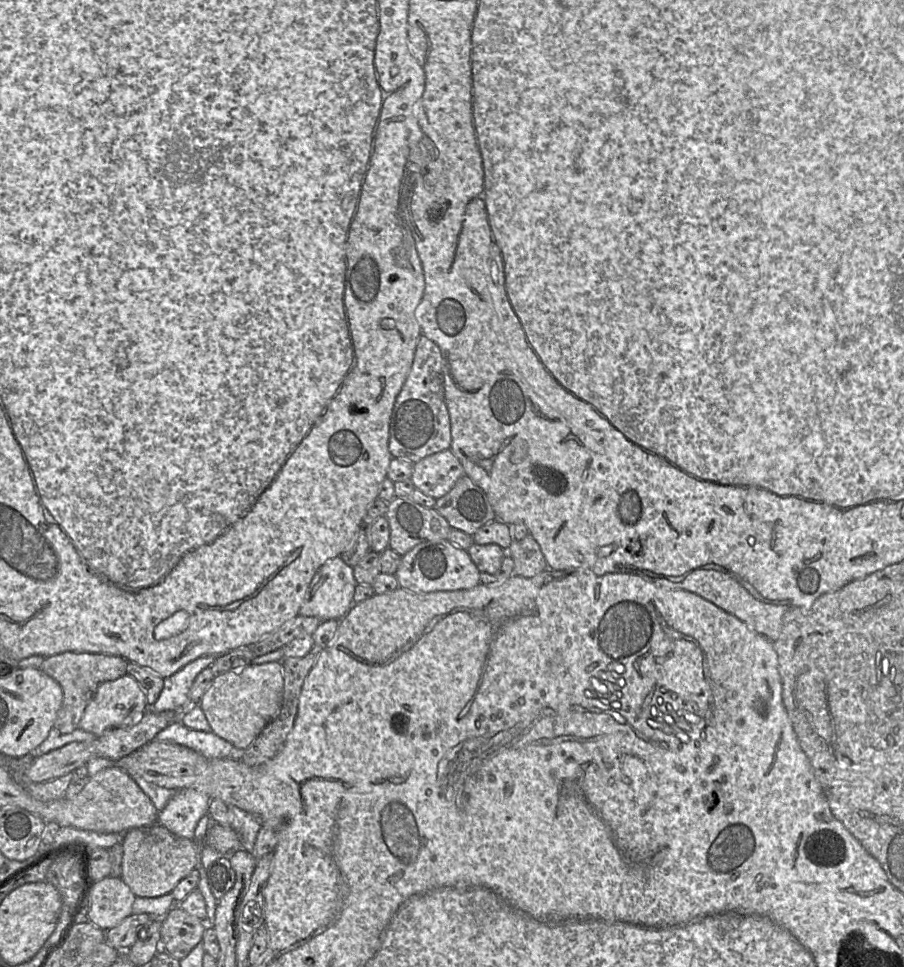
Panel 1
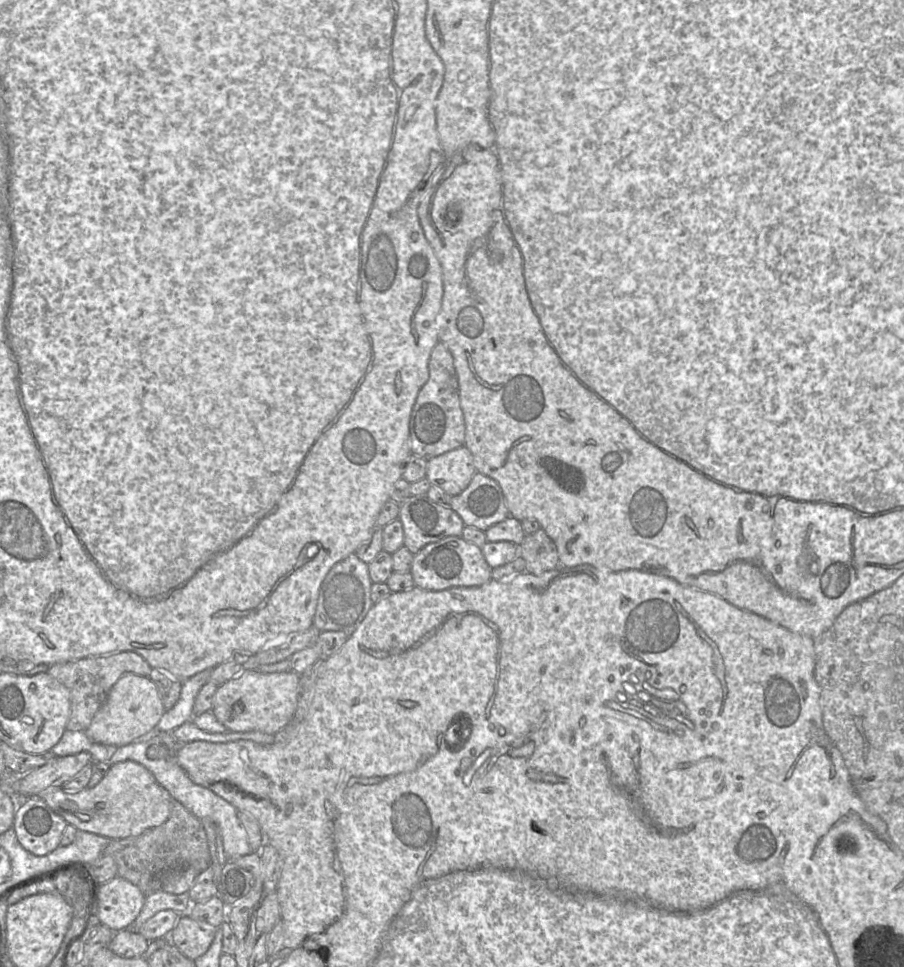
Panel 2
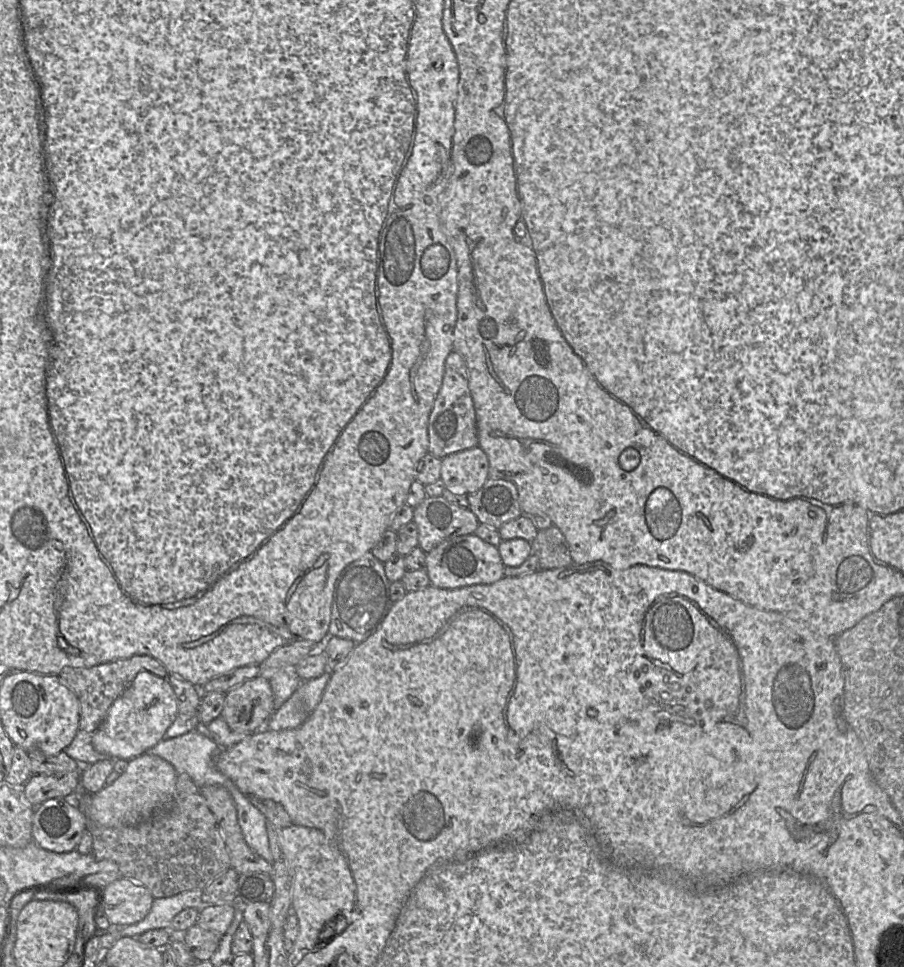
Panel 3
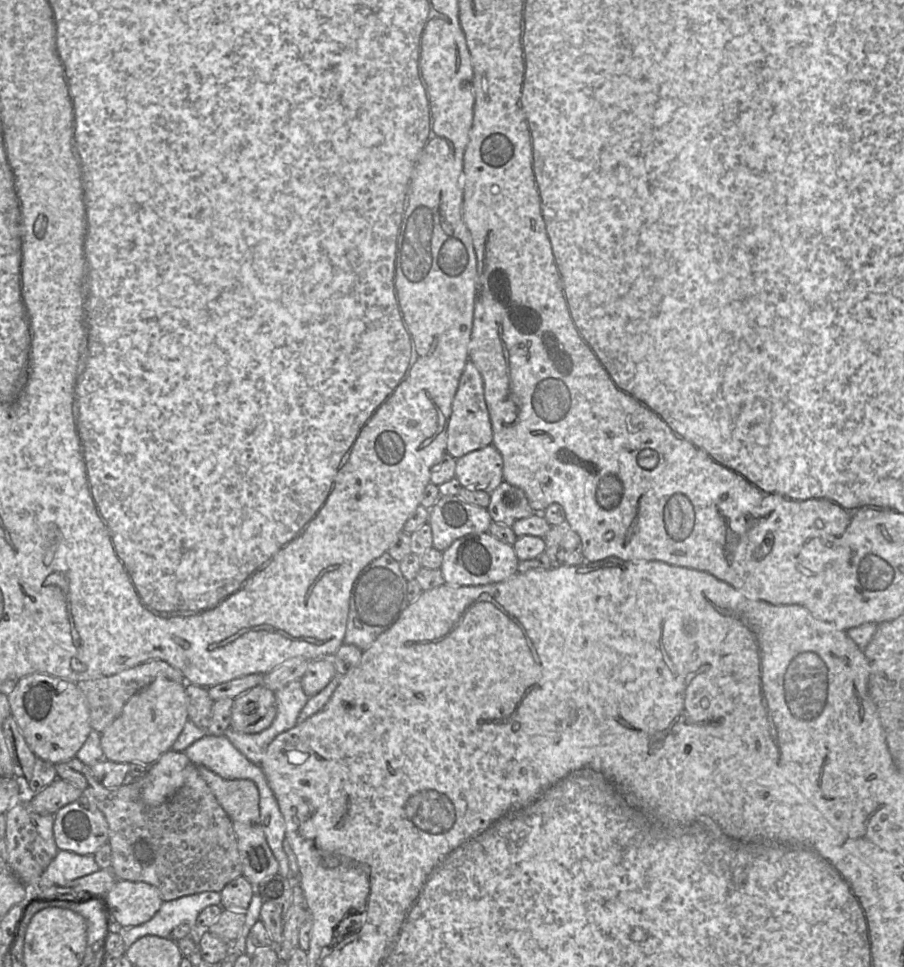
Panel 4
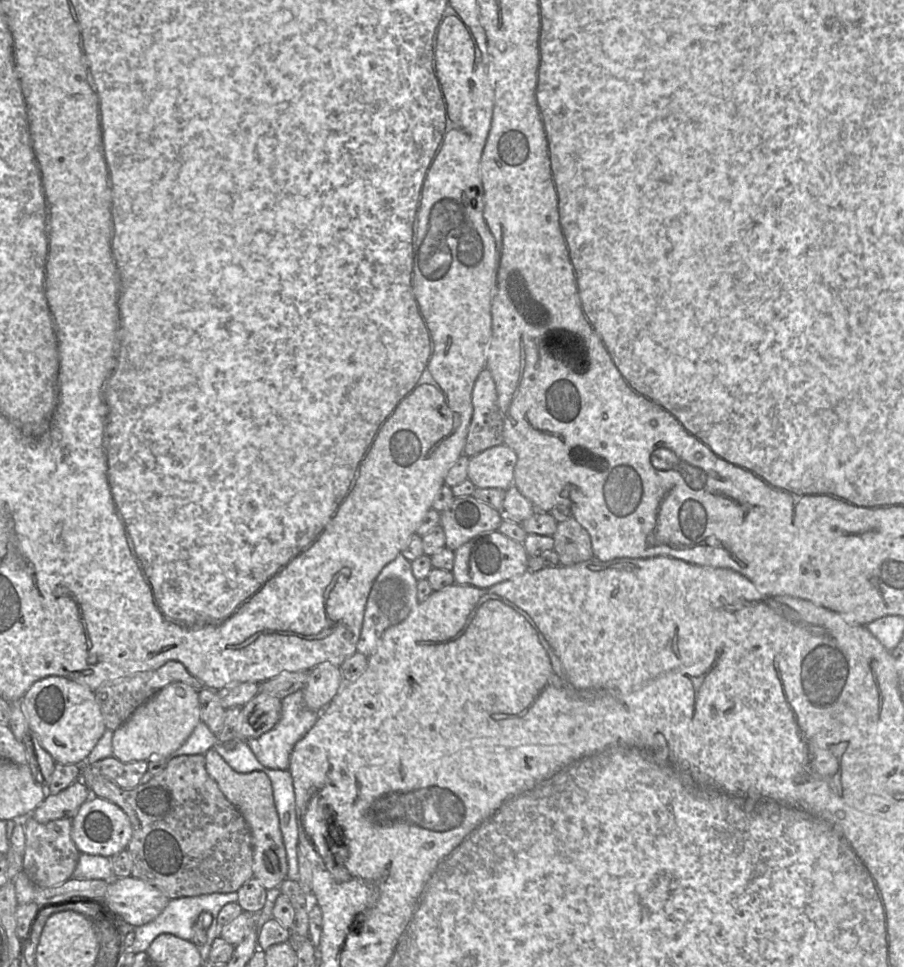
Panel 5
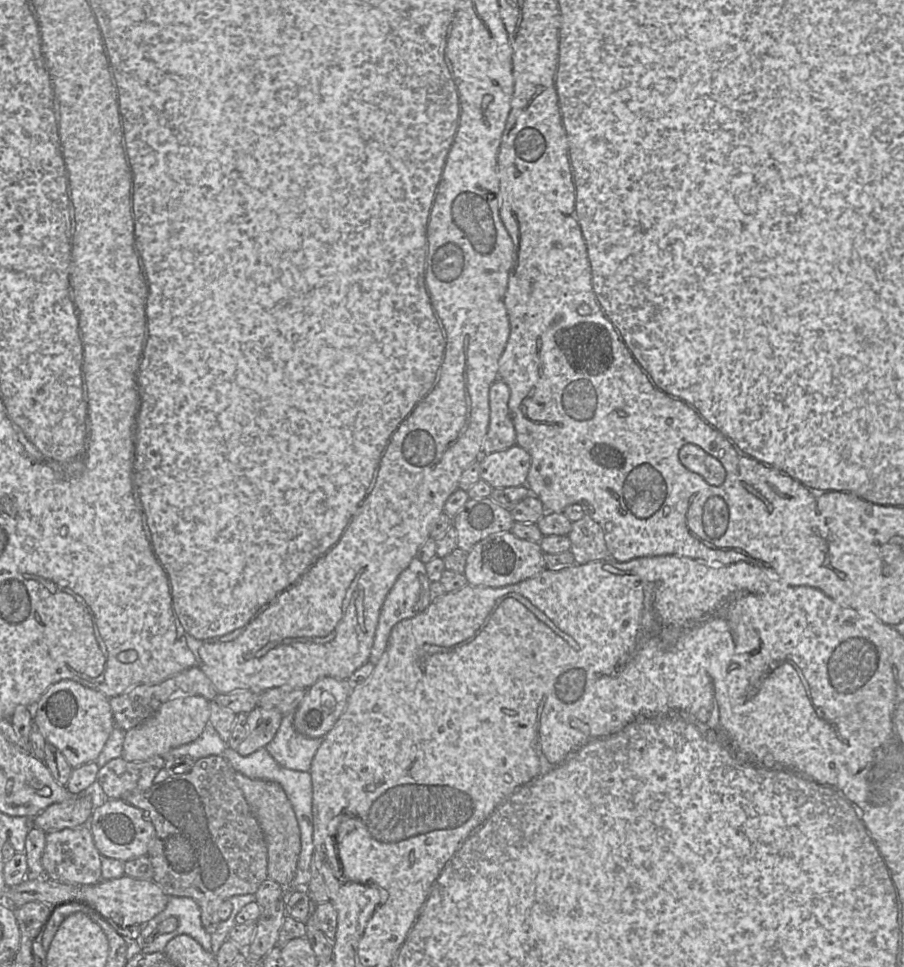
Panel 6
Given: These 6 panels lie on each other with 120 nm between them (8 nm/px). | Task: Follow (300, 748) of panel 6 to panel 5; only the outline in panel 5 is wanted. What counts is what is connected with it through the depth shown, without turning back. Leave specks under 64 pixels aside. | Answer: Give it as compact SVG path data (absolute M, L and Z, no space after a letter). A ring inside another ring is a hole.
M298 690L281 700L281 716L277 724L258 738L247 740L258 761L266 768L288 770L294 746L315 725L320 712L309 709L304 703L303 690Z

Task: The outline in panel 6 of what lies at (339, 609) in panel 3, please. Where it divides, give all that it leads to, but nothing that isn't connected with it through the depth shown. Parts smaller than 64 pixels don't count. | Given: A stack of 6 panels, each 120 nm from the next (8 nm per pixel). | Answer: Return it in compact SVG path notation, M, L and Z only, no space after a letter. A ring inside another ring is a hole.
M414 557L400 573L383 602L368 659L370 663L375 665L378 663L387 647L391 630L398 622L417 615L431 603L430 582L426 573L425 563Z

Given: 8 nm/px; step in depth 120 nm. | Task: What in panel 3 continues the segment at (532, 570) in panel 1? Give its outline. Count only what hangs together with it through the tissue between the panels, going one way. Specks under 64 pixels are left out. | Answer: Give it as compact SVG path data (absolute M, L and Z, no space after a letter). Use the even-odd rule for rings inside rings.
M556 526L538 530L538 534L531 542L531 547L531 555L538 559L539 570L553 570L572 564L567 541Z

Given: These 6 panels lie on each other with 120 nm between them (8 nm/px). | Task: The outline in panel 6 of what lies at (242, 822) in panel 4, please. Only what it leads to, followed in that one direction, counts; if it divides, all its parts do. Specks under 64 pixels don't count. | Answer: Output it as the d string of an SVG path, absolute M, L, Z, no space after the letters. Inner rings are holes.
M237 771L235 780L265 837L268 852L268 879L276 881L282 886L290 886L296 873L301 852L300 828L290 800L281 785L276 782L253 779Z

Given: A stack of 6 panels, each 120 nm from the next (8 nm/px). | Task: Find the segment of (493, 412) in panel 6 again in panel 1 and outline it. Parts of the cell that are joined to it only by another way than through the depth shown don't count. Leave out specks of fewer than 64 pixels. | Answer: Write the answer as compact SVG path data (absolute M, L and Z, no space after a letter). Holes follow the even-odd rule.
M425 335L418 339L411 370L396 397L390 420L388 449L393 458L416 463L451 446L450 417L445 402L443 355Z

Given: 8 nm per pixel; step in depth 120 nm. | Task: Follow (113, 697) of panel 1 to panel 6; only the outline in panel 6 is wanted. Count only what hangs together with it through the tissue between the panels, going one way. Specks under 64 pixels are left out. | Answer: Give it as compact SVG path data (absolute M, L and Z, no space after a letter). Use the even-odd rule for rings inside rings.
M177 695L147 720L125 732L122 758L129 762L143 762L195 740L209 724L210 701L200 695Z

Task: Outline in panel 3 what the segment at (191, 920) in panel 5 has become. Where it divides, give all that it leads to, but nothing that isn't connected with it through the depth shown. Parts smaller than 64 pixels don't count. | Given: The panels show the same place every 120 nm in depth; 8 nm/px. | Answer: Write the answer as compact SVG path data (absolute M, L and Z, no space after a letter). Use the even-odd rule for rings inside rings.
M190 890L166 898L156 898L151 910L140 922L125 926L120 937L137 937L155 929L170 929L174 917L186 908L201 909L204 904L202 890Z

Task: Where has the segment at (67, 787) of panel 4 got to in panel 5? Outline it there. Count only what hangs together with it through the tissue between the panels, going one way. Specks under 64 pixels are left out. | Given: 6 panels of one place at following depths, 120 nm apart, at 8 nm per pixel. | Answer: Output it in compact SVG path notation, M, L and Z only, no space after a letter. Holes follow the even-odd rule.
M77 780L58 794L48 794L31 815L40 823L58 819L72 820L88 798L89 789L81 780Z

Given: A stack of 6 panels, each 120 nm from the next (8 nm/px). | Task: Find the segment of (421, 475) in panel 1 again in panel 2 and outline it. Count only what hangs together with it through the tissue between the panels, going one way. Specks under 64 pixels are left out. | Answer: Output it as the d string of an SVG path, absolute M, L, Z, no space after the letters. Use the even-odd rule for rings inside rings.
M465 446L427 460L426 479L450 496L463 492L476 473L471 452Z

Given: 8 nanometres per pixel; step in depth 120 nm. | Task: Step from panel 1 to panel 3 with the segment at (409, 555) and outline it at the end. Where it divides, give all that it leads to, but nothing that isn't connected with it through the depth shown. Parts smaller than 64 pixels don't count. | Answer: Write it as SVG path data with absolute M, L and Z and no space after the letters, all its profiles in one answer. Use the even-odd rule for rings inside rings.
M474 534L446 539L426 553L425 570L430 585L455 589L476 584L491 584L504 577L505 565L498 548Z

